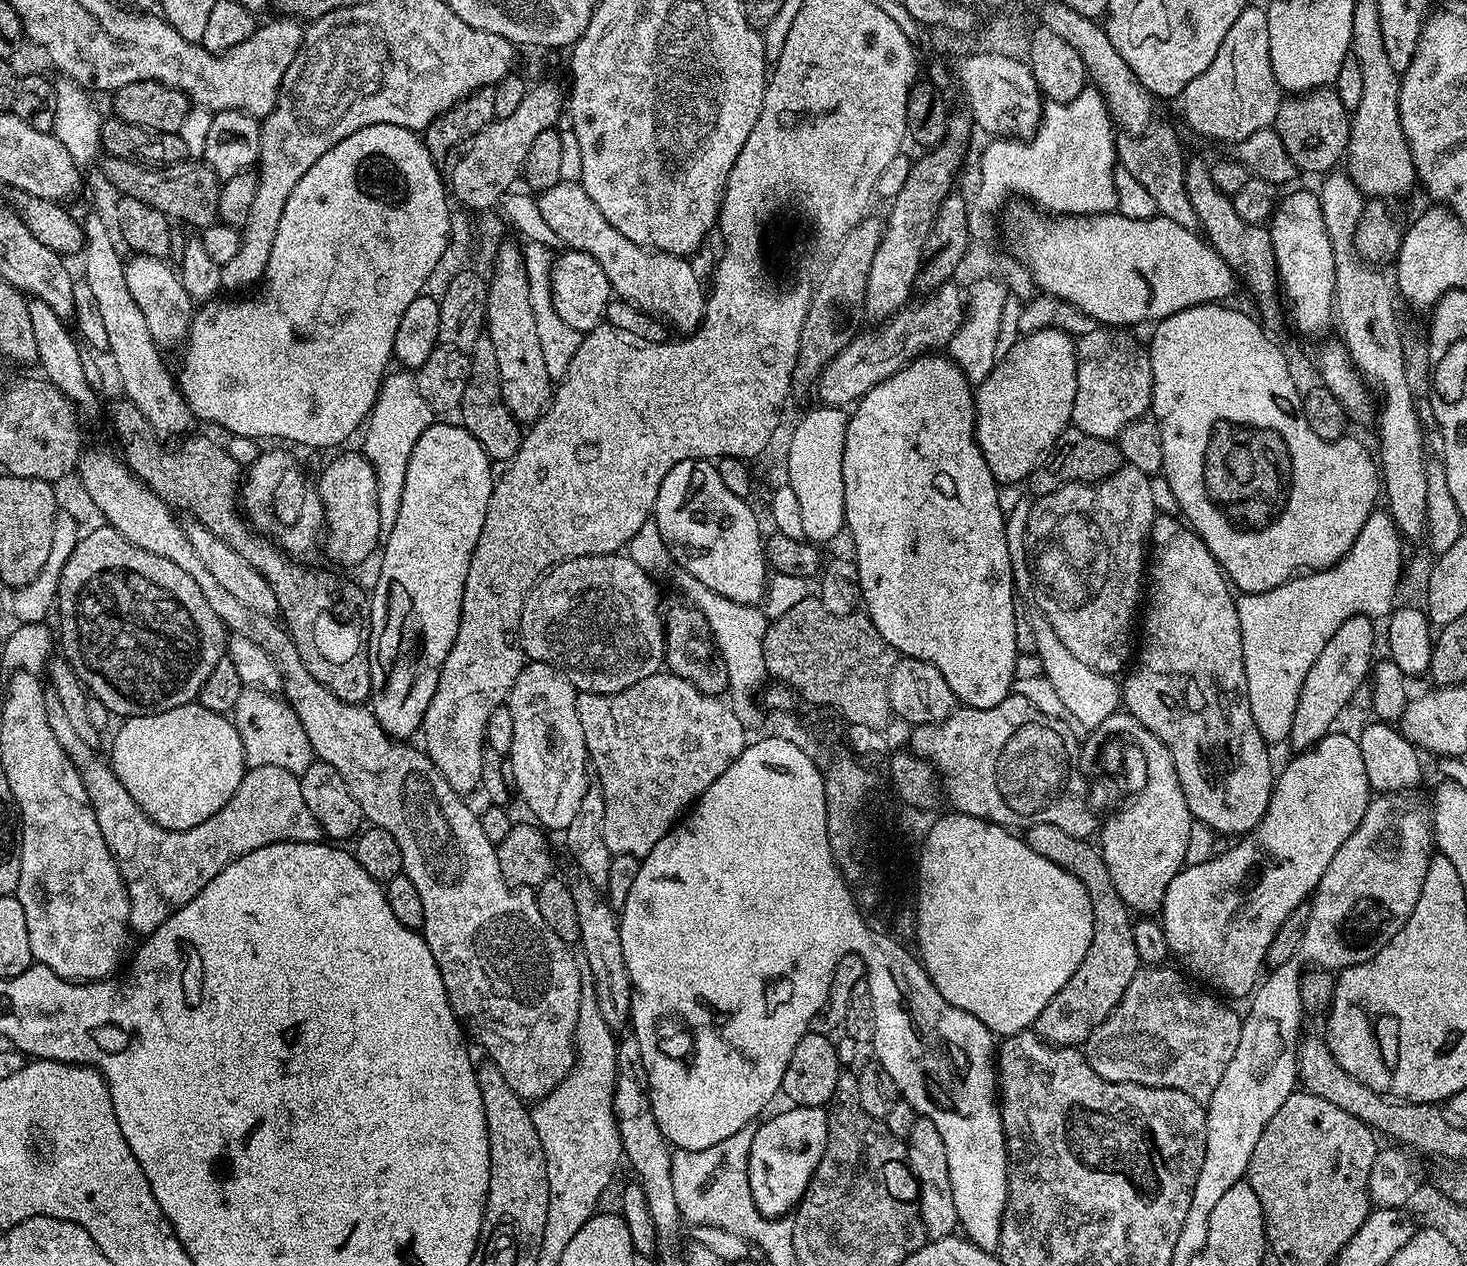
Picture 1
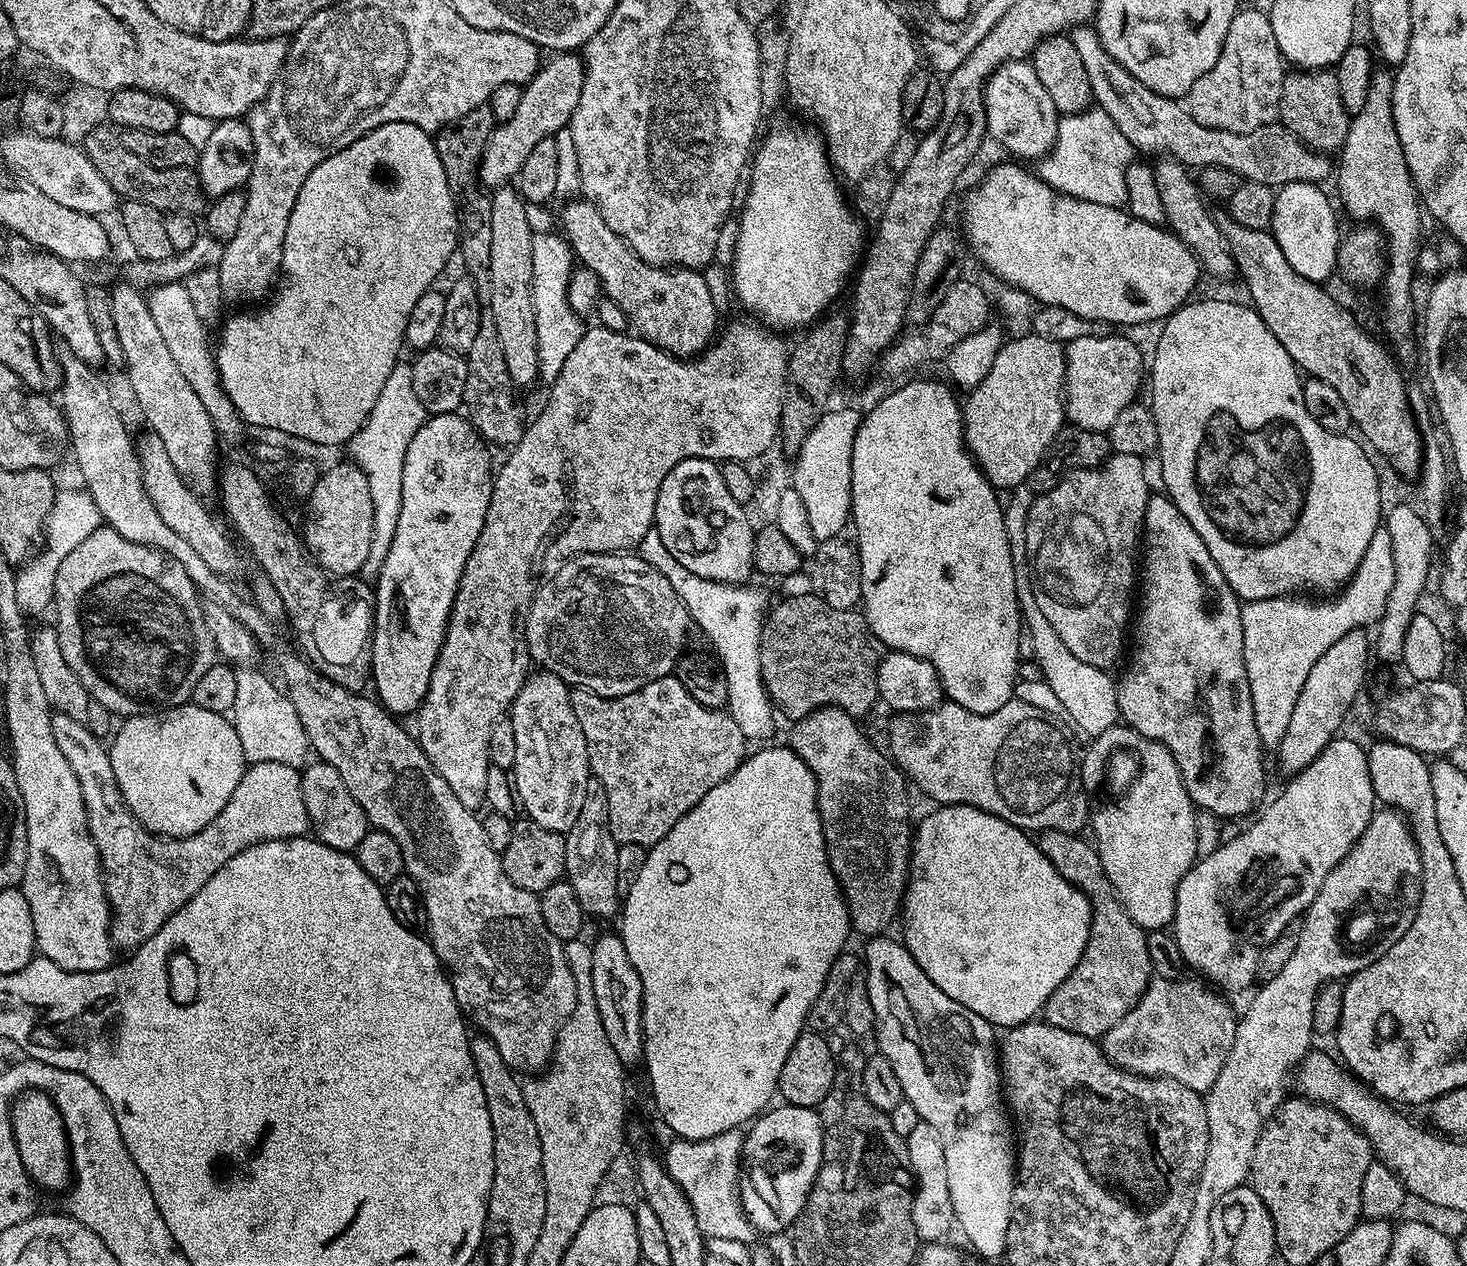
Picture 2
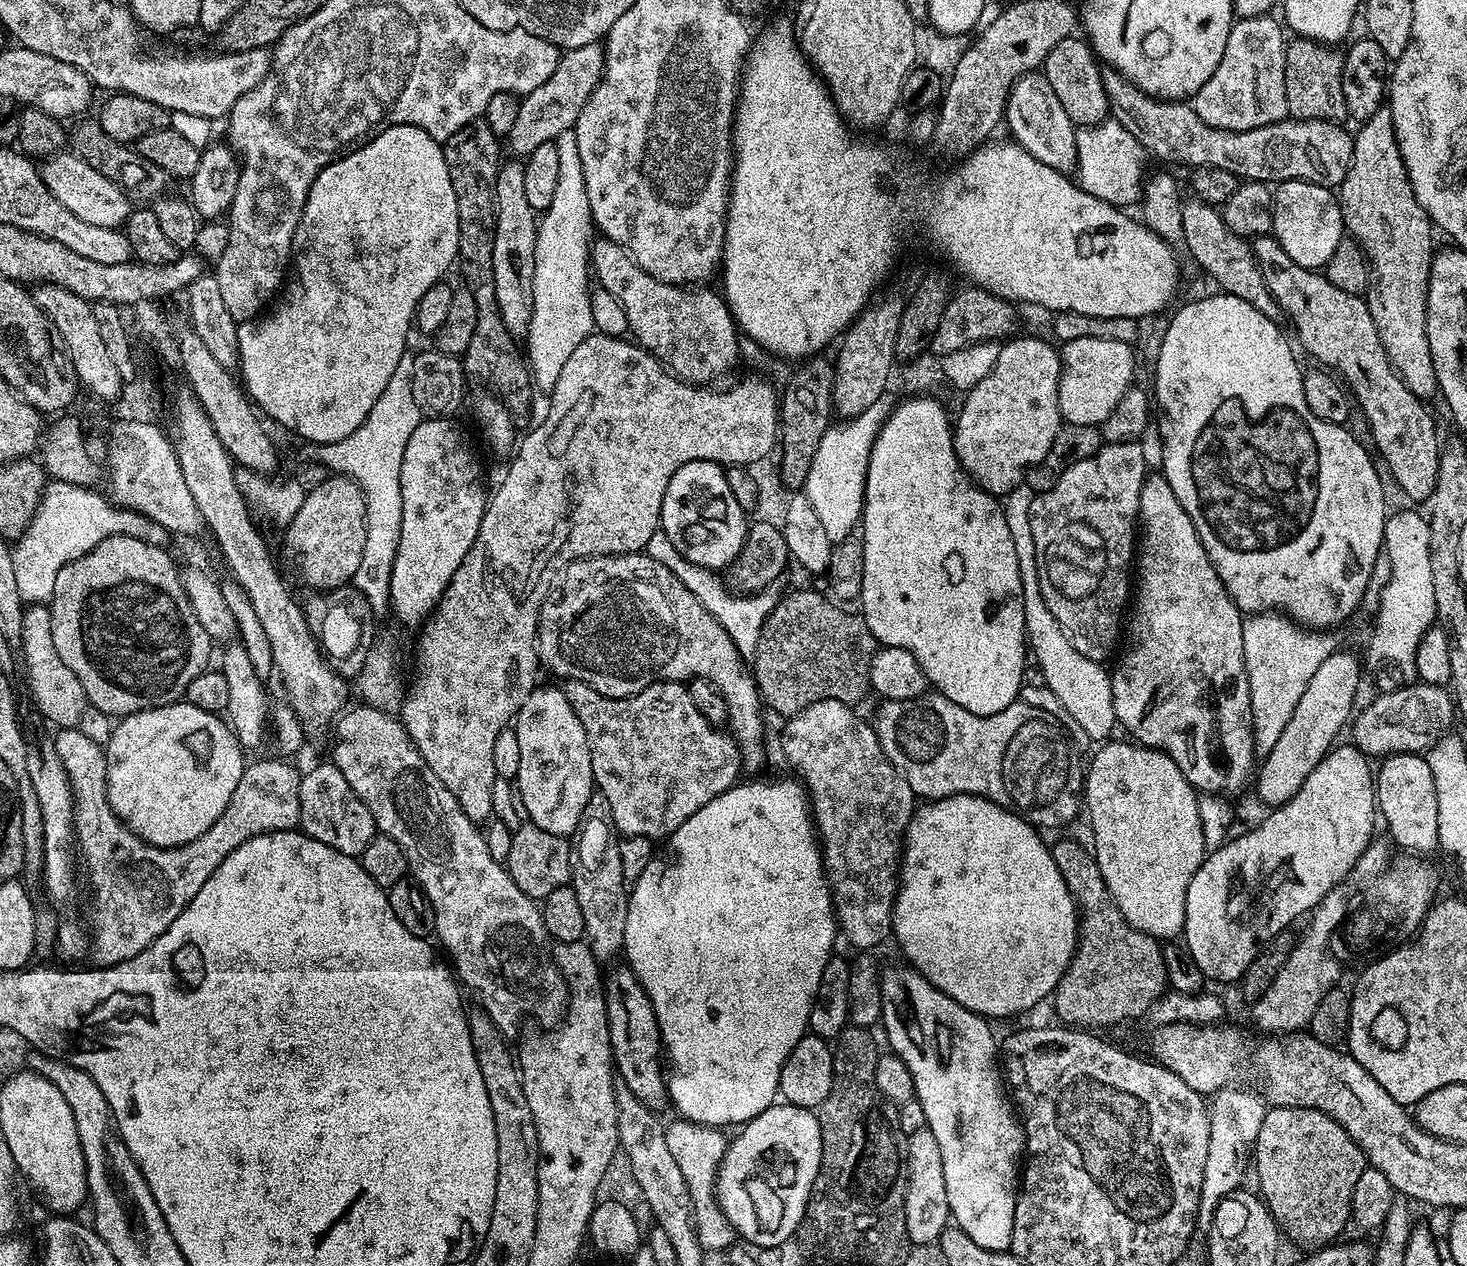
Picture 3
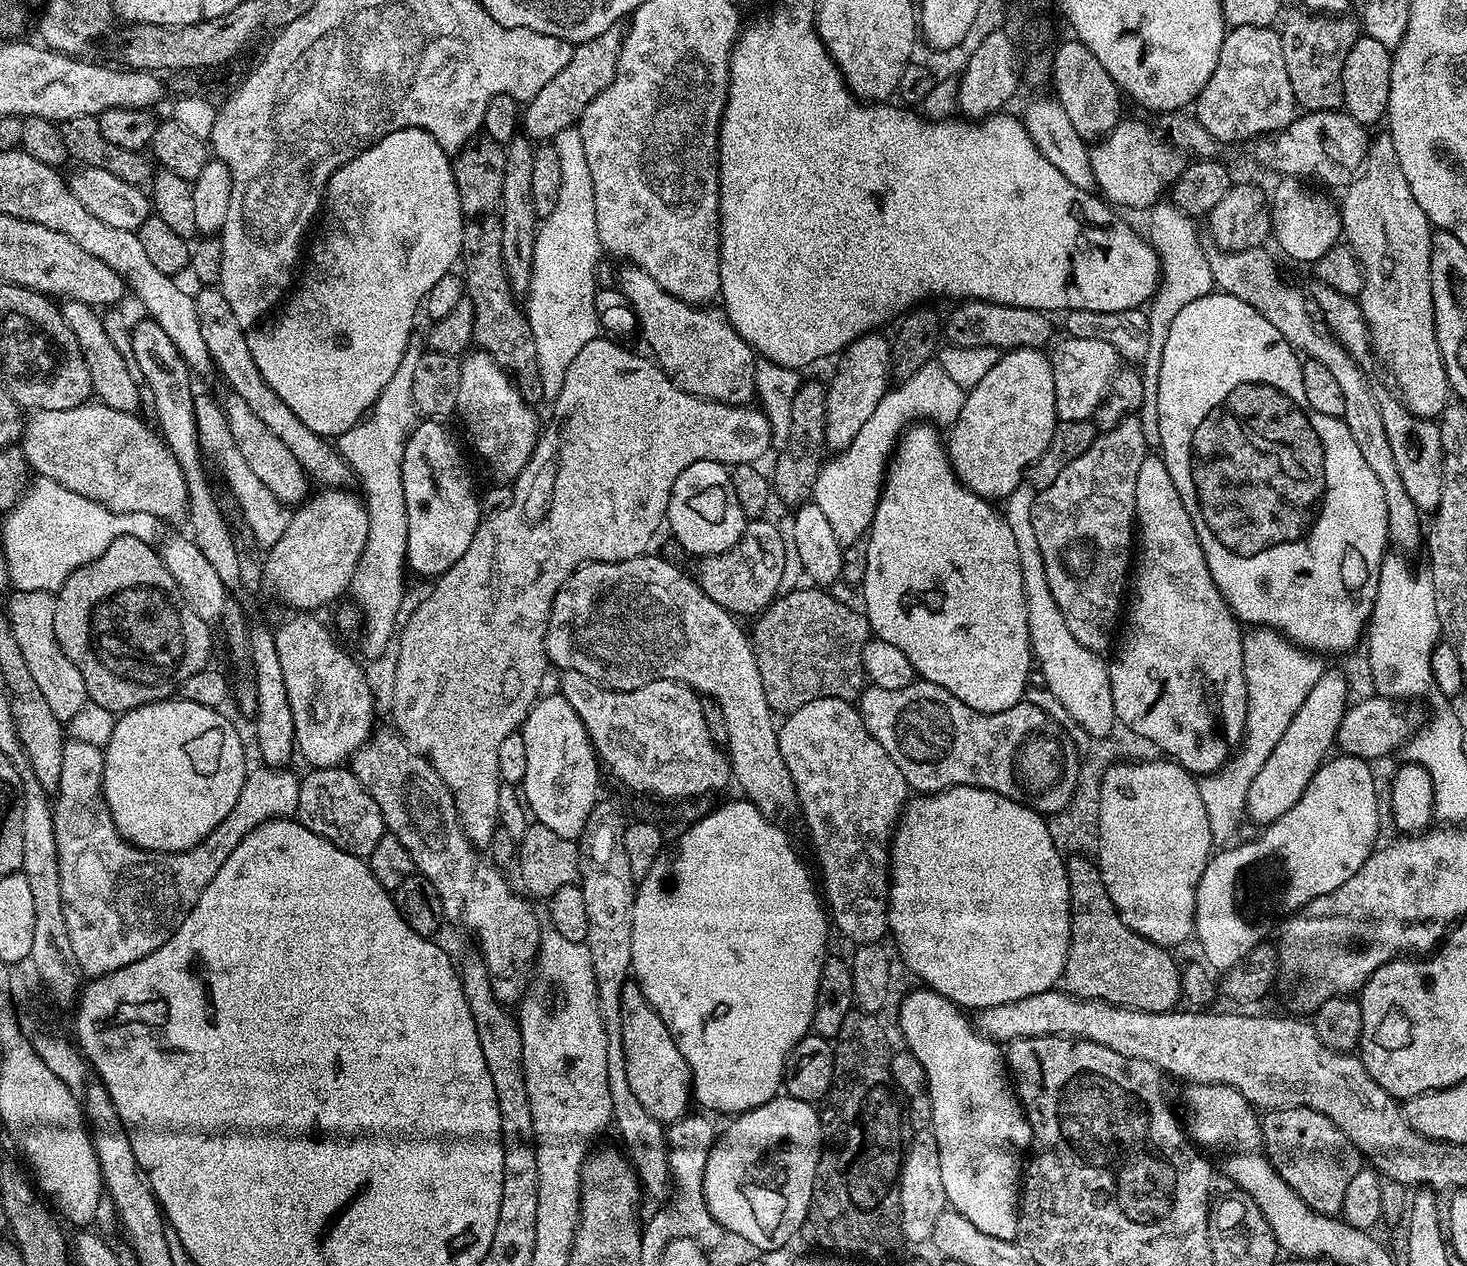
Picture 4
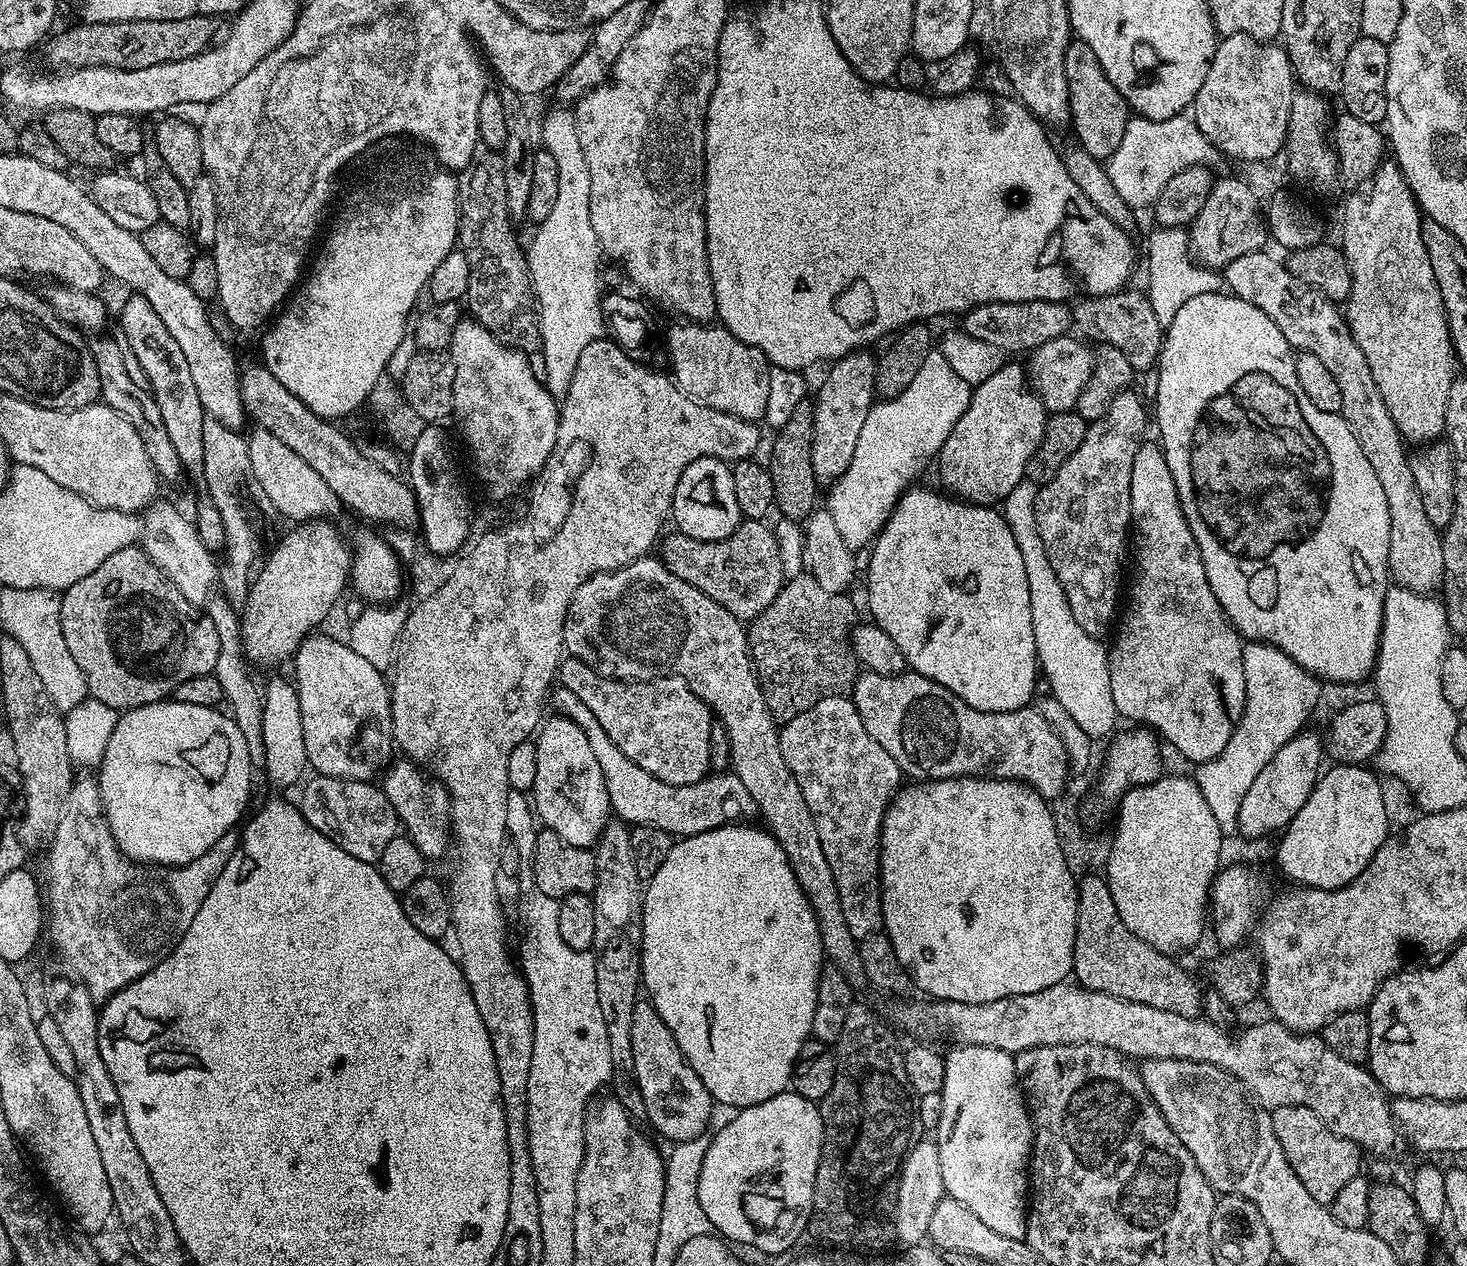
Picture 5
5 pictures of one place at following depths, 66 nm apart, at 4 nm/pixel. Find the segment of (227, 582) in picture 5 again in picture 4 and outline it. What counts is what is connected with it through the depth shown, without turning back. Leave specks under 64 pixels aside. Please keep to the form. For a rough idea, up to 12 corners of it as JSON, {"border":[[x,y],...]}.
{"border":[[195,395],[201,451],[214,458],[262,548],[282,538],[289,507],[246,463],[221,405]]}

